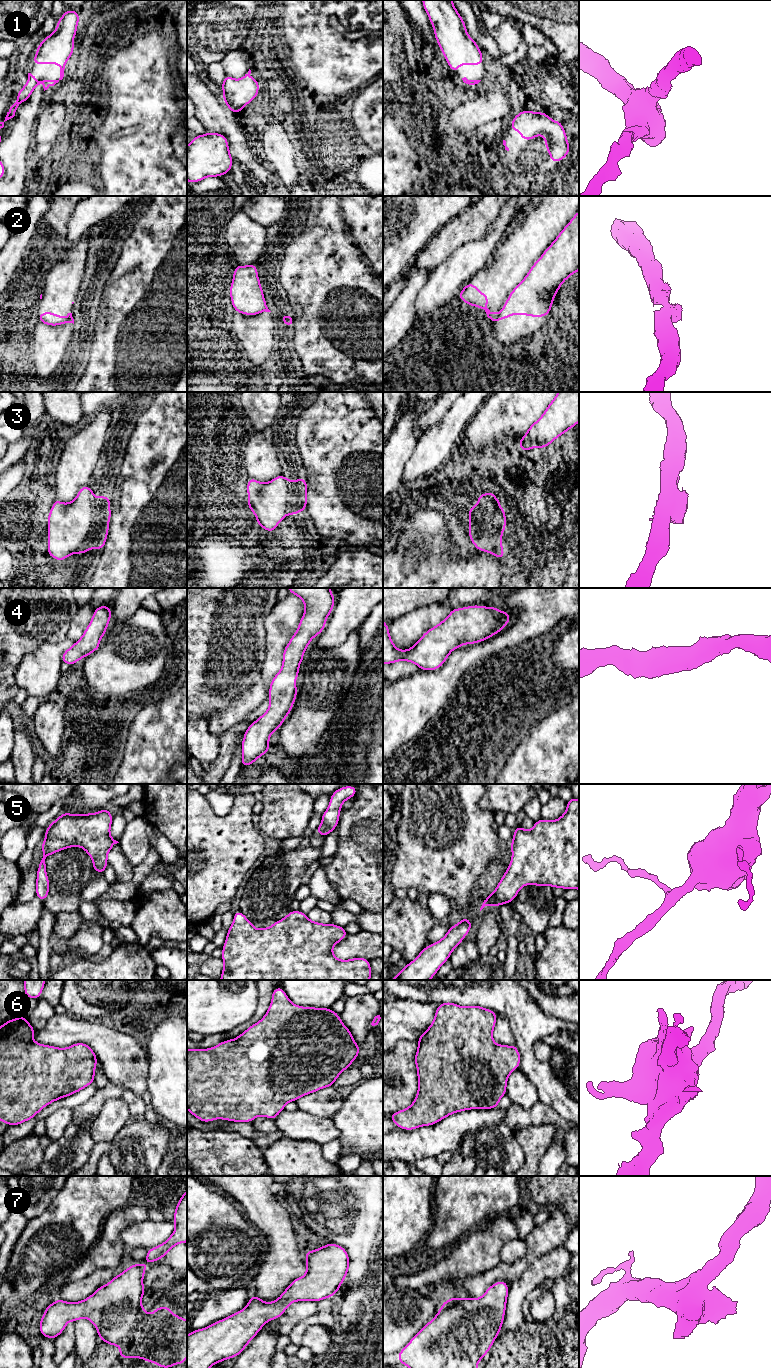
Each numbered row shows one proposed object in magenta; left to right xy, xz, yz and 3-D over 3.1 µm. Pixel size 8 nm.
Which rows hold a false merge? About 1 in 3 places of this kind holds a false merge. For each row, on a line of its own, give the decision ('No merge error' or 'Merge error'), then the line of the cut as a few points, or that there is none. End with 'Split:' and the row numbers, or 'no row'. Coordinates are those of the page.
1: No merge error. No split
2: Merge error. Split along yz (499, 313), (496, 320)
3: No merge error. No split
4: No merge error. No split
5: No merge error. No split
6: No merge error. No split
7: No merge error. No split
Split: 2

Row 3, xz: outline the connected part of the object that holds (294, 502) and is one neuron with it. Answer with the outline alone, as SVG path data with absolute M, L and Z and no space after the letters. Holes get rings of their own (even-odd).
M282 474L268 483L249 477L246 487L248 508L267 532L273 532L285 515L295 515L307 508L307 480L297 478L293 483Z

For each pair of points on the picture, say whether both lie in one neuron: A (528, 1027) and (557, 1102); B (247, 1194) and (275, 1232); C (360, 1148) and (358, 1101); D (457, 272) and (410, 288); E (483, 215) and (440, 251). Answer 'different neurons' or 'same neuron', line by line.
A: same neuron
B: same neuron
C: same neuron
D: different neurons
E: same neuron

